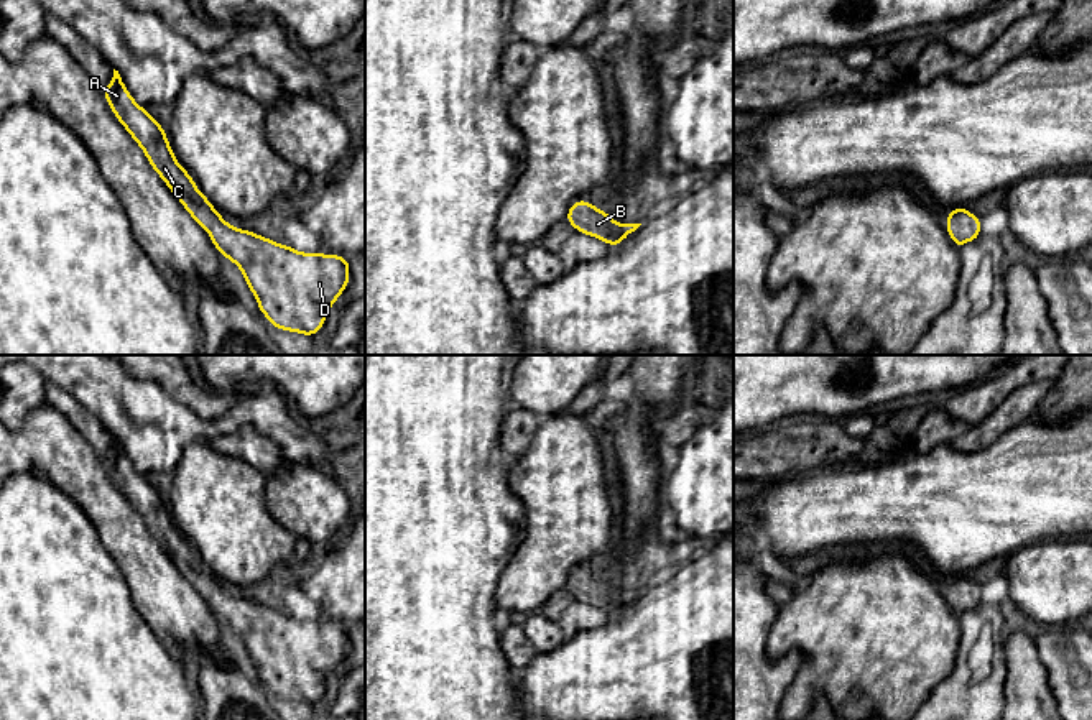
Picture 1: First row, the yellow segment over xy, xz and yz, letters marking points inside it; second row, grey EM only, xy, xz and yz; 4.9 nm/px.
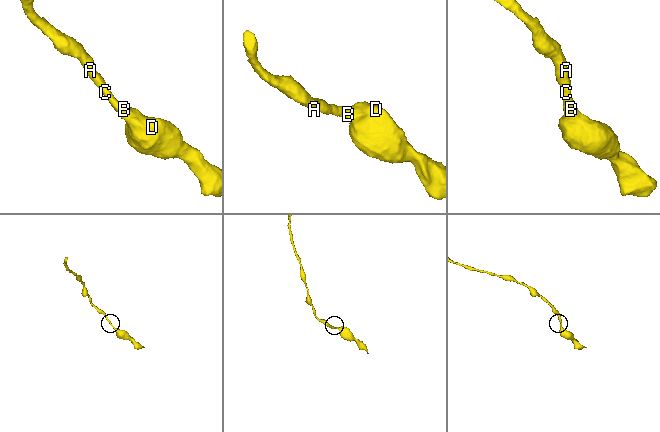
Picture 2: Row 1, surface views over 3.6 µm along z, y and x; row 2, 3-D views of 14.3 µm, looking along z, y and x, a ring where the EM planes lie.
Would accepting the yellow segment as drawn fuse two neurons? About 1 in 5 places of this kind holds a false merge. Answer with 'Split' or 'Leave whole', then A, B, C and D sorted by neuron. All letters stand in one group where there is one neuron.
Leave whole. Groups: A B C D

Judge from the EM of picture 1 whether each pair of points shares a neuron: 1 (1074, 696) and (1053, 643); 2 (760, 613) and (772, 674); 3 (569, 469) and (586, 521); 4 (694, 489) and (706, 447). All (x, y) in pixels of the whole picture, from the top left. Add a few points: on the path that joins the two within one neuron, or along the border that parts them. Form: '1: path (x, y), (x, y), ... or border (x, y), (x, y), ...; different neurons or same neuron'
1: path (1074, 683), (1074, 664), (1066, 656); same neuron
2: path (757, 628), (757, 660); same neuron
3: path (569, 482), (569, 505), (573, 508); same neuron
4: path (704, 479), (706, 457); same neuron

